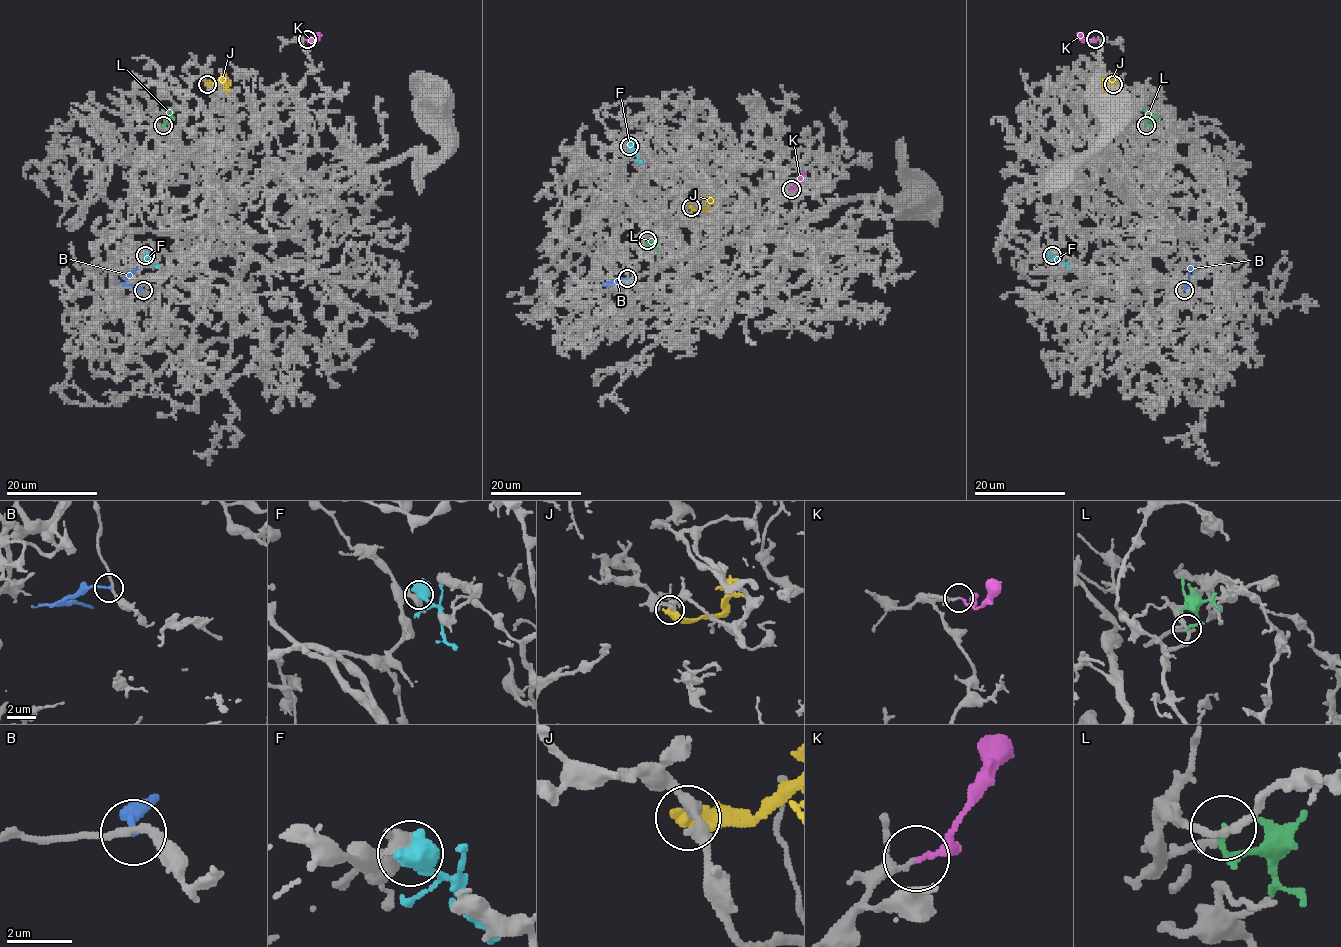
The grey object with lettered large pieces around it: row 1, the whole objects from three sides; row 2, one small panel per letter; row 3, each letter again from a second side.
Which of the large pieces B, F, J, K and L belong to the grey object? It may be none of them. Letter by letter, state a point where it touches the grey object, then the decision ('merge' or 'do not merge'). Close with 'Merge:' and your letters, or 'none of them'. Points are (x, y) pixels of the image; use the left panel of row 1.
B: contact (143, 290); do not merge
F: contact (145, 255); do not merge
J: contact (207, 84); do not merge
K: contact (307, 39); do not merge
L: contact (163, 125); do not merge
Merge: none of them

